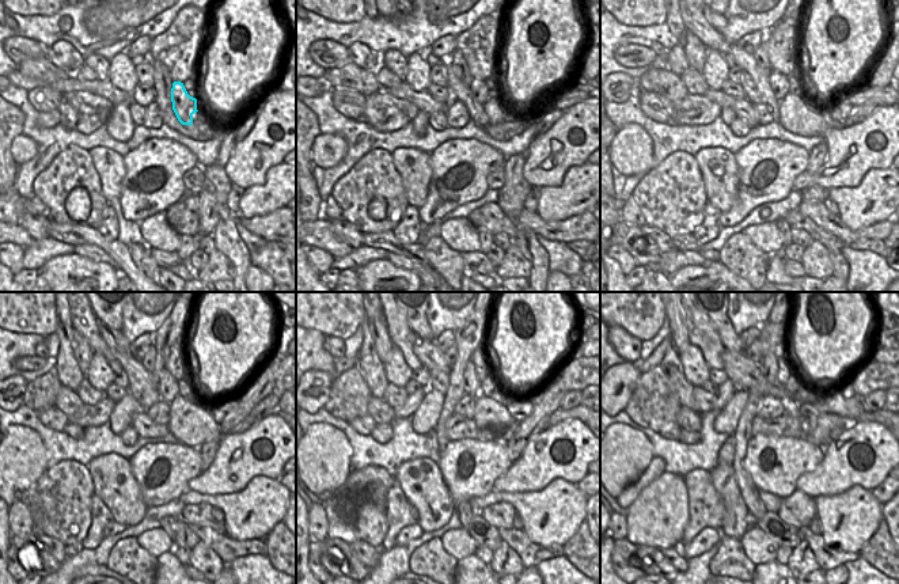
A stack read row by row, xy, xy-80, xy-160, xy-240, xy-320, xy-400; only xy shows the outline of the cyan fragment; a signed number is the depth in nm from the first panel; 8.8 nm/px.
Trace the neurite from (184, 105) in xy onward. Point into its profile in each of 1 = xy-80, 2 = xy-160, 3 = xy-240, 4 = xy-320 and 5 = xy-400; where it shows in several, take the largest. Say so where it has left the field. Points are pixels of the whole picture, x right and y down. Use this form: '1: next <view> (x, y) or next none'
1: next xy-80 (478, 88)
2: next xy-160 (780, 83)
3: next xy-240 (167, 385)
4: next xy-320 (471, 385)
5: next xy-400 (769, 364)

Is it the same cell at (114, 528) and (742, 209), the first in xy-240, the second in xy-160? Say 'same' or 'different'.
same

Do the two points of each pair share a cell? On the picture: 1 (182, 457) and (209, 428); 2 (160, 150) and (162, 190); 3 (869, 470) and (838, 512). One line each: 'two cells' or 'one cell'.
1: two cells
2: one cell
3: two cells

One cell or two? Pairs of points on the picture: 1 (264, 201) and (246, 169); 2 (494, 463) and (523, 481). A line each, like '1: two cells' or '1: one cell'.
1: two cells
2: two cells

